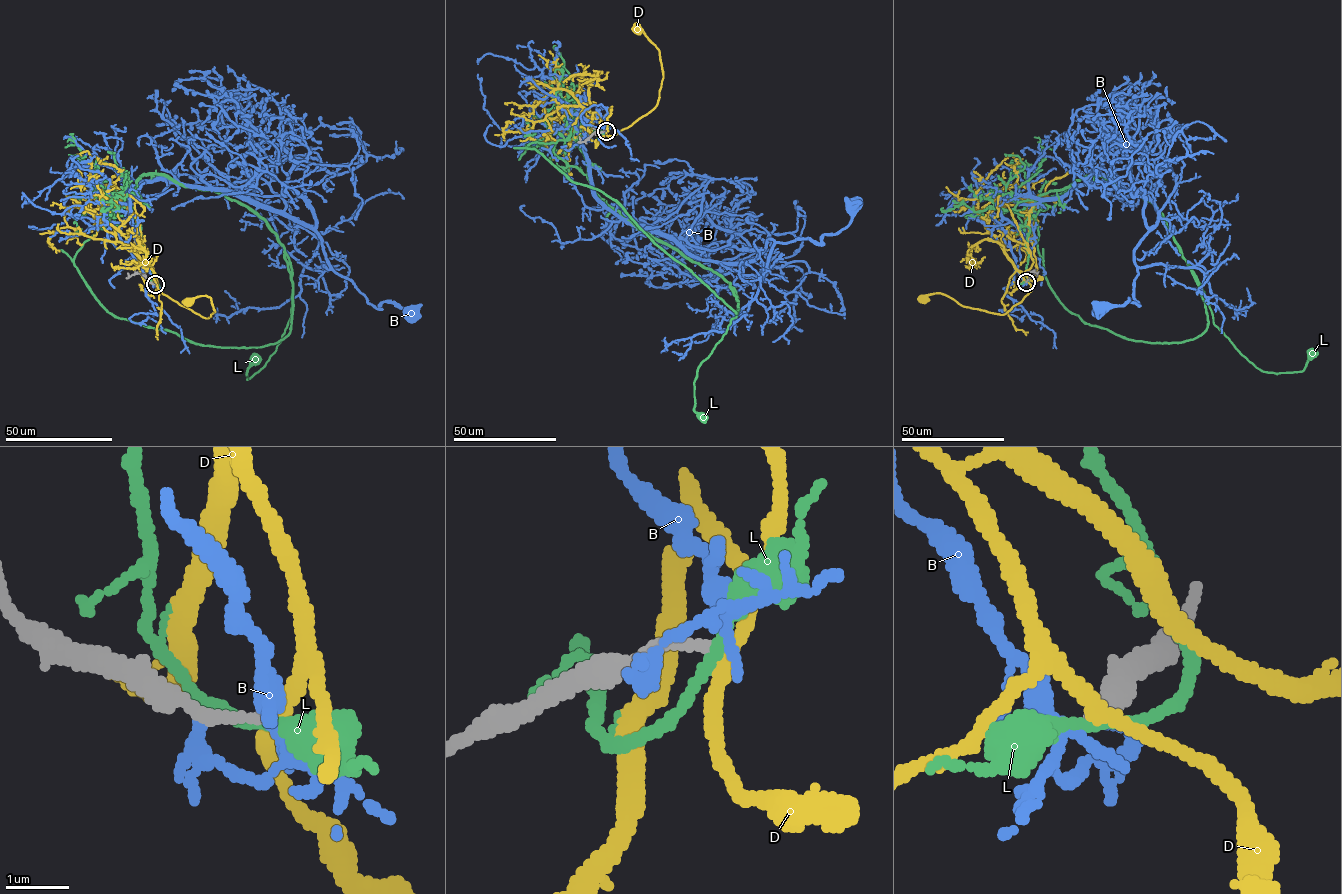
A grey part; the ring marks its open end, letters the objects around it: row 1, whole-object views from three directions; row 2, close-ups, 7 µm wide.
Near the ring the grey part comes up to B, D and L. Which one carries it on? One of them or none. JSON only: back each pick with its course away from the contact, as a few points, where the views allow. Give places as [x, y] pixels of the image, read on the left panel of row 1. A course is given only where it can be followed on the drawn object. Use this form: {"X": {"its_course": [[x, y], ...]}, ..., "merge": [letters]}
{"D": {"its_course": [[156, 284], [162, 293], [204, 318], [215, 311], [211, 298], [206, 296], [188, 301]]}, "merge": ["D"]}

